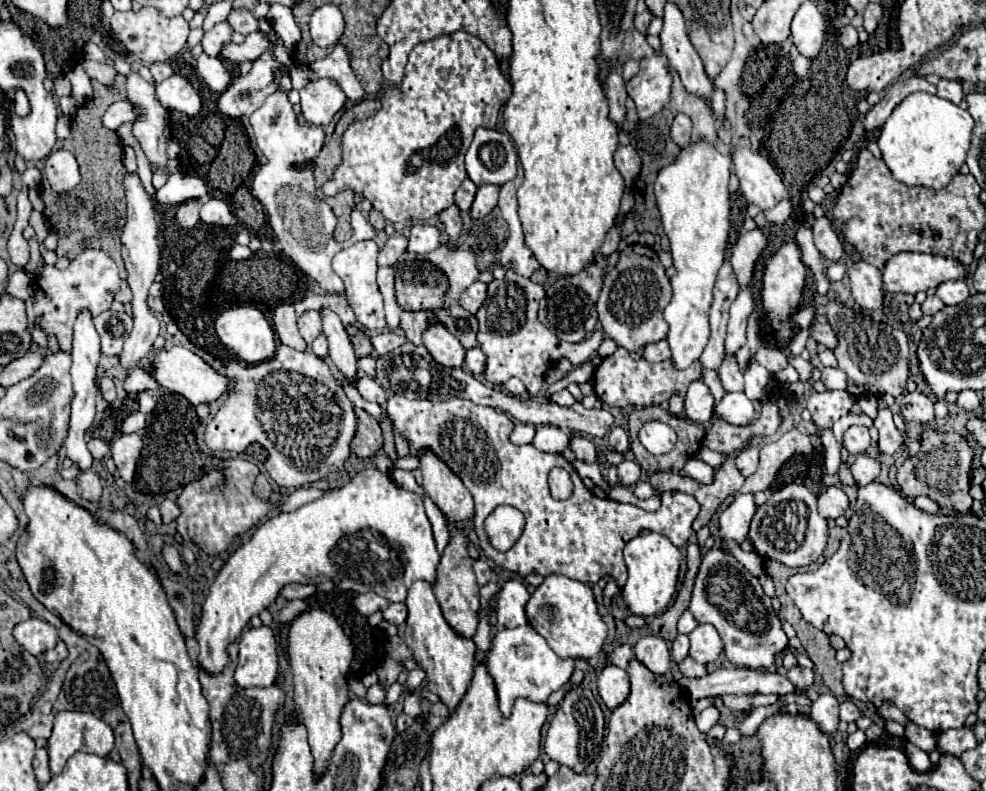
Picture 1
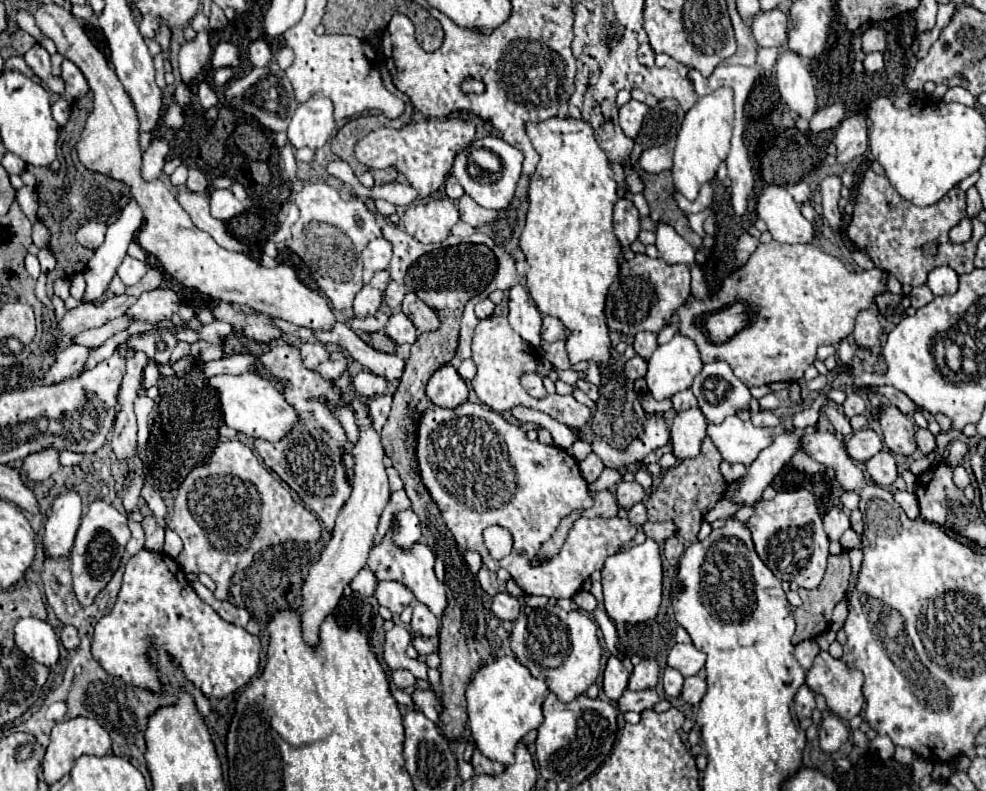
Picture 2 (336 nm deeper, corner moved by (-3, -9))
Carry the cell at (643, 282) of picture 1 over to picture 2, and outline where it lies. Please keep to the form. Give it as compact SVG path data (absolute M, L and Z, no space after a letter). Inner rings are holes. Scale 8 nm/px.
M635 254L633 260L621 266L619 276L609 288L607 294L607 326L621 332L623 336L633 336L641 330L661 332L673 310L681 306L689 296L689 266L687 264L667 264L663 258L649 258L647 254Z

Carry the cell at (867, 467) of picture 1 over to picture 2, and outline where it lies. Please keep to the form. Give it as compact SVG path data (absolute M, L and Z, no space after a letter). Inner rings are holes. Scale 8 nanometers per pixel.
M881 450L873 458L865 462L865 474L881 488L889 488L897 478L897 462L893 458L893 452Z

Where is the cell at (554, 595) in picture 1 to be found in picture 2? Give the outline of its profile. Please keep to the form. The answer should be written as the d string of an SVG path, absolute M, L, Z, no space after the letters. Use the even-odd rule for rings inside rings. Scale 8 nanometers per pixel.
M547 604L543 608L531 610L529 614L521 612L521 618L517 618L517 622L513 622L511 650L515 652L517 660L525 668L529 668L531 676L543 678L547 682L549 692L553 692L561 702L571 702L577 696L585 694L587 688L597 680L599 670L601 670L601 646L597 640L597 624L583 612L579 612L579 610L565 612L557 604Z

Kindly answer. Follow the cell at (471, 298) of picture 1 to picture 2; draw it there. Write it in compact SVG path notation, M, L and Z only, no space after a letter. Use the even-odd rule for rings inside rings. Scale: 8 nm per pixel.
M485 298L485 300L481 300L477 306L475 306L475 314L477 314L477 318L489 318L491 314L493 314L493 310L495 310L495 304L489 300L489 298Z

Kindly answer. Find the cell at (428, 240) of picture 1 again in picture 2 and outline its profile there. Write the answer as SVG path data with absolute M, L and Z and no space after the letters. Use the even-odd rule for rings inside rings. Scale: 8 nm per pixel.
M429 200L413 204L405 210L403 226L419 242L441 242L449 236L453 224L459 220L459 212L453 200Z

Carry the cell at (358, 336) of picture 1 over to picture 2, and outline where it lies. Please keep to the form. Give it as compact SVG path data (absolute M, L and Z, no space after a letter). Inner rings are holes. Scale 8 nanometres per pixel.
M361 332L359 336L361 336L369 346L373 346L373 348L379 350L379 352L393 354L393 352L397 350L397 344L395 344L385 332L373 332L373 334L365 334L365 332Z

